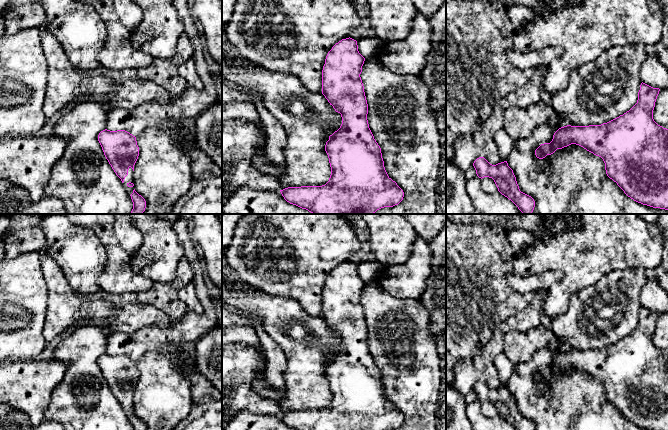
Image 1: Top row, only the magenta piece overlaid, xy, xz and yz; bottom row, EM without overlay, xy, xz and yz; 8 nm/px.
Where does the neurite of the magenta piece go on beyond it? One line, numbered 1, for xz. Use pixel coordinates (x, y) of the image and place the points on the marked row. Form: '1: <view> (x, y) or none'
1: none

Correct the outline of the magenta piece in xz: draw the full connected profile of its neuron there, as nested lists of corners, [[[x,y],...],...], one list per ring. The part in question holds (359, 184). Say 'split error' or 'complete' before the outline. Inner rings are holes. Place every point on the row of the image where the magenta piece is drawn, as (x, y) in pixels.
complete; [[[350,37],[336,43],[325,59],[322,70],[322,94],[342,117],[340,128],[329,136],[325,145],[331,167],[329,181],[322,186],[288,187],[280,190],[287,202],[306,209],[312,214],[374,214],[381,208],[393,207],[403,200],[404,192],[388,176],[384,167],[381,148],[369,128],[368,104],[360,77],[364,61],[365,58],[358,51],[357,41]]]

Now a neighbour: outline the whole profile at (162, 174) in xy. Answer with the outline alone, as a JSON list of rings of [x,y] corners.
[[[169,121],[161,127],[145,128],[143,134],[136,138],[139,147],[139,156],[134,165],[133,180],[134,189],[146,201],[146,208],[143,214],[170,214],[173,205],[180,197],[187,193],[192,182],[190,157],[184,152],[181,146],[181,131],[186,127],[183,123]]]

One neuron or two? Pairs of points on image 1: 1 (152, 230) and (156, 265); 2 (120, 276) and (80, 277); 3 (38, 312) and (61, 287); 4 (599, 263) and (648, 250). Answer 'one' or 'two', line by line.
1: one
2: two
3: two
4: one

